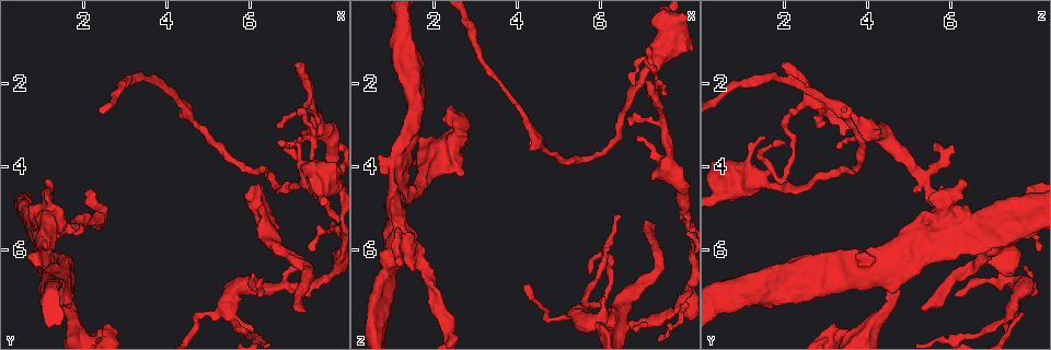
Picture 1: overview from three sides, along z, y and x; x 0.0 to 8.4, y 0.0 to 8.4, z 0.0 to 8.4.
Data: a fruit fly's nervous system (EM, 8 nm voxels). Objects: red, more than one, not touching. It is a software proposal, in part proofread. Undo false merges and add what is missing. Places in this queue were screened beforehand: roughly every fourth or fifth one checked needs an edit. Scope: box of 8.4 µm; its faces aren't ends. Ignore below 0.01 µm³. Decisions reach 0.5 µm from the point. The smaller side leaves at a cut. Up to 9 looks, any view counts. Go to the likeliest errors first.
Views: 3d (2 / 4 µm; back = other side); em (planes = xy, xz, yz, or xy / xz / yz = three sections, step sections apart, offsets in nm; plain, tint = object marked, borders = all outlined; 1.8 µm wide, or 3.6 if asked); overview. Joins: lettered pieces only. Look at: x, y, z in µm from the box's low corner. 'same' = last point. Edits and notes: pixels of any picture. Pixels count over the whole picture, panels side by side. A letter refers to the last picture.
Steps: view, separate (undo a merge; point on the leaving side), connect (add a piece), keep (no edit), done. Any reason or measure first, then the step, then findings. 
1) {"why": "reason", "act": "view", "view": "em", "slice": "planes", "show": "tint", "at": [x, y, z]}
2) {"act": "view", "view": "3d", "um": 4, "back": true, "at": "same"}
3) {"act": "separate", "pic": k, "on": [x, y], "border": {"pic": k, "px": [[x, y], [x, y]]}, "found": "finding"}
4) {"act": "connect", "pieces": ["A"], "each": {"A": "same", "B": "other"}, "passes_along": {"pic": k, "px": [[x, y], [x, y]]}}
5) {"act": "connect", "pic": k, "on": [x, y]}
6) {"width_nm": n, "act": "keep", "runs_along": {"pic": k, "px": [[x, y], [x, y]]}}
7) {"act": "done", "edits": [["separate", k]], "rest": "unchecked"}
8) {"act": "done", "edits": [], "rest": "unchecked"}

{"why": "end of a long branch", "act": "view", "view": "em", "um": 3.6, "slice": "planes", "show": "borders", "at": [7.30, 7.45, 5.45]}

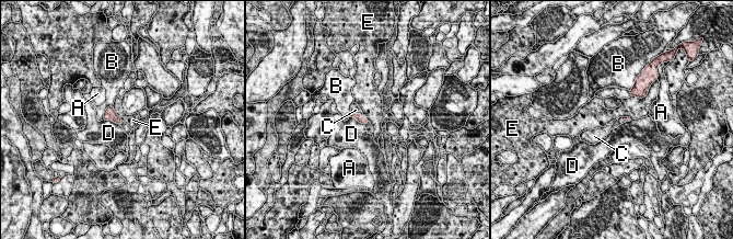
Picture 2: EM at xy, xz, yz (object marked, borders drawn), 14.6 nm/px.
{"longest_contact_nm": ["D", 280], "act": "connect", "pieces": ["C"], "each": {"A": "other", "B": "other", "C": "same", "D": "other", "E": "other"}, "passes_along": {"pic": 2, "px": [[359, 117], [358, 114], [355, 107]]}, "found": "the neuron continues"}

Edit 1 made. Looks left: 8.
{"why": "small branch off a trunk", "act": "view", "view": "em", "slice": "planes", "show": "tint", "at": [5.45, 7.35, 7.50]}

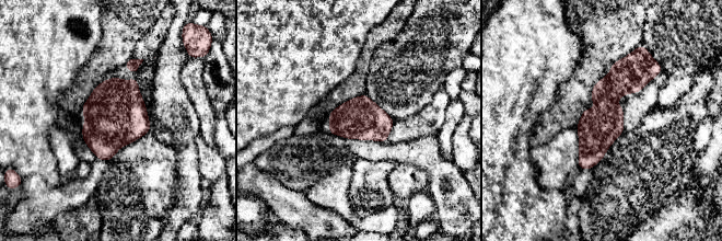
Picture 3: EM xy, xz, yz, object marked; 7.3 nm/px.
{"why": "see the neighbours", "act": "view", "view": "em", "slice": "planes", "show": "borders", "at": "same"}

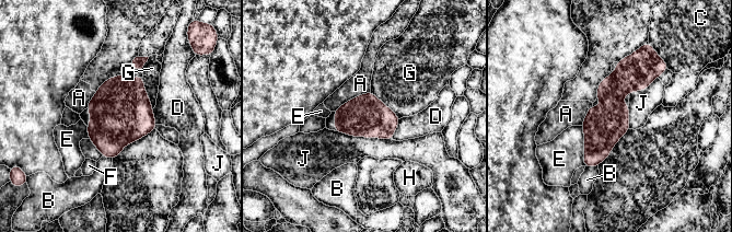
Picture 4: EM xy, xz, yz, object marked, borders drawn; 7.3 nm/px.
{"longest_contact_nm": ["J", 440], "act": "keep", "each": {"A": "other", "B": "other", "C": "other", "D": "other", "E": "other", "F": "other", "G": "other", "H": "other", "J": "other"}, "runs_along": {"pic": 4, "px": [[632, 57], [587, 164]]}, "found": "continuous, no second neuron"}

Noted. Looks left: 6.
{"why": "four-way junction", "act": "view", "view": "3d", "um": 2, "at": [1.25, 6.80, 4.65]}

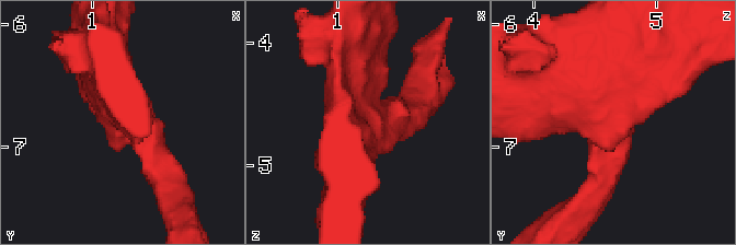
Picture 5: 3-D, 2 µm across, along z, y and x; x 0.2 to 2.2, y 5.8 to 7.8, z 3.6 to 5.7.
{"arms": 4, "why": "shape alone is not enough", "act": "view", "view": "em", "slice": "xz", "step": 8, "show": "borders", "at": [1.26, 6.76, 4.64]}

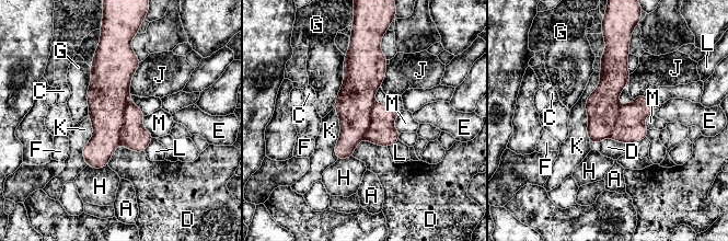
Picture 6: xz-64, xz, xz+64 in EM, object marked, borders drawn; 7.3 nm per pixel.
{"act": "separate", "pic": 6, "on": [133, 136], "each": {"A": "other", "C": "other", "D": "other", "E": "other", "F": "other", "G": "other", "H": "other", "J": "other", "K": "other", "L": "other", "M": "other"}, "border": {"pic": 6, "px": [[129, 100], [124, 111], [119, 142]]}, "found": "a second neuron is stuck on"}

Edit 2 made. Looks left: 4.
{"act": "view", "view": "overview"}

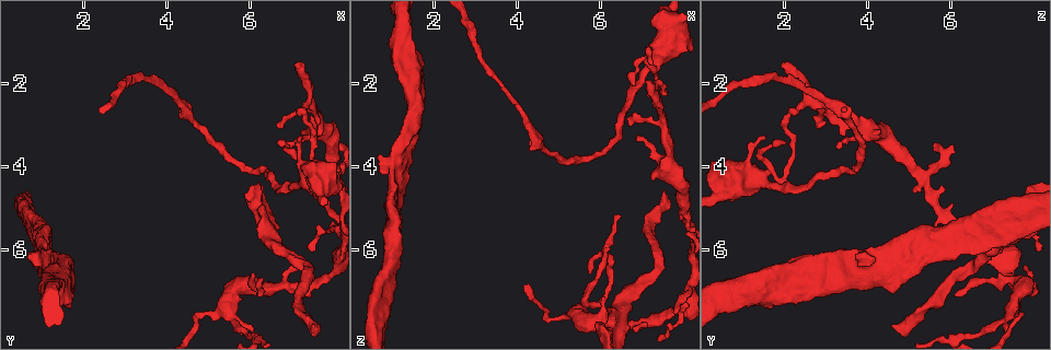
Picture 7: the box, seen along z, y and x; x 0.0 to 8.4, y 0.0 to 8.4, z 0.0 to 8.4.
{"act": "view", "view": "em", "slice": "xz", "step": 8, "show": "tint", "at": [6.45, 5.60, 7.50]}

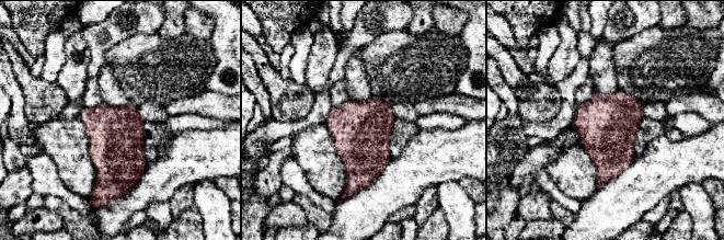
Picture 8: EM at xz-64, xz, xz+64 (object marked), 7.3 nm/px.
{"why": "another direction", "act": "view", "view": "em", "slice": "planes", "show": "borders", "at": "same"}

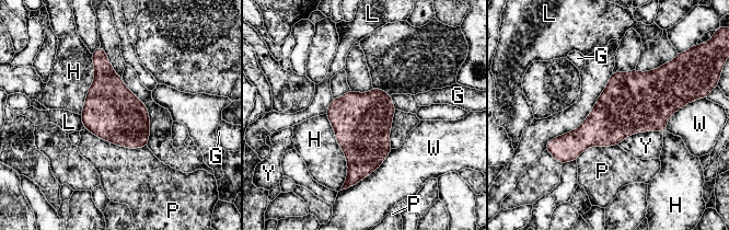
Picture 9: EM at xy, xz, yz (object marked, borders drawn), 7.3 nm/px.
{"act": "keep", "each": {"G": "other", "H": "other", "L": "other", "P": "other", "W": "other", "Y": "other"}, "border": {"pic": 9, "px": [[662, 131], [637, 131], [617, 145]]}, "found": "all the same neuron"}

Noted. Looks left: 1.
{"act": "done", "edits": [["connect", 2], ["separate", 6]], "rest": "unchecked"}

